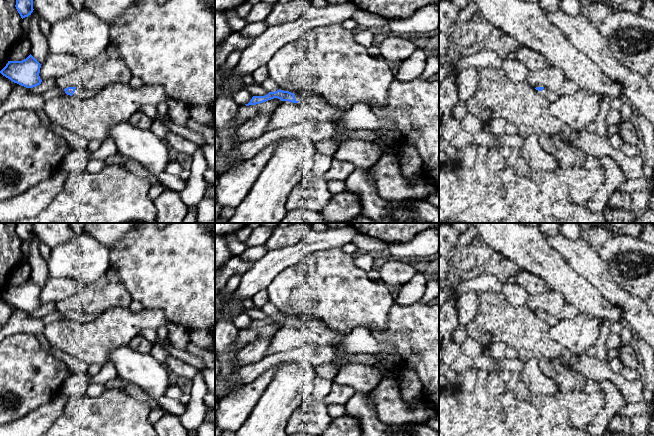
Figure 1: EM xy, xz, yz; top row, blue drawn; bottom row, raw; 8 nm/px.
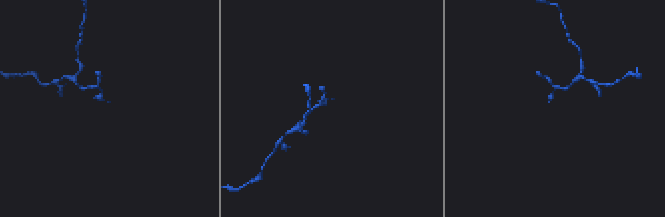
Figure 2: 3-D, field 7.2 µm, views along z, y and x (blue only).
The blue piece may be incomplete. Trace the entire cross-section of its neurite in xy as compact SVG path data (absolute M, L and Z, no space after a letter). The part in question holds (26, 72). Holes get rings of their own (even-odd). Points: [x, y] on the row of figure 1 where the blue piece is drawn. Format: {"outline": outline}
{"outline": "M31 54L22 61L8 61L0 73L12 82L26 88L33 88L41 84L41 64Z"}

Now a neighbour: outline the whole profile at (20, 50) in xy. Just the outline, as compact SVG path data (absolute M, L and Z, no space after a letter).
M28 37L18 39L8 51L9 61L22 61L30 55L31 43Z

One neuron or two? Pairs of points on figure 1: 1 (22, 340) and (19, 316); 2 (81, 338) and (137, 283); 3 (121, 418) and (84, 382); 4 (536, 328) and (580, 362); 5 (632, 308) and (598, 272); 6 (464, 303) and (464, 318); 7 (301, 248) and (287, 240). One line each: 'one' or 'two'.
1: two
2: two
3: two
4: one
5: one
6: one
7: two

